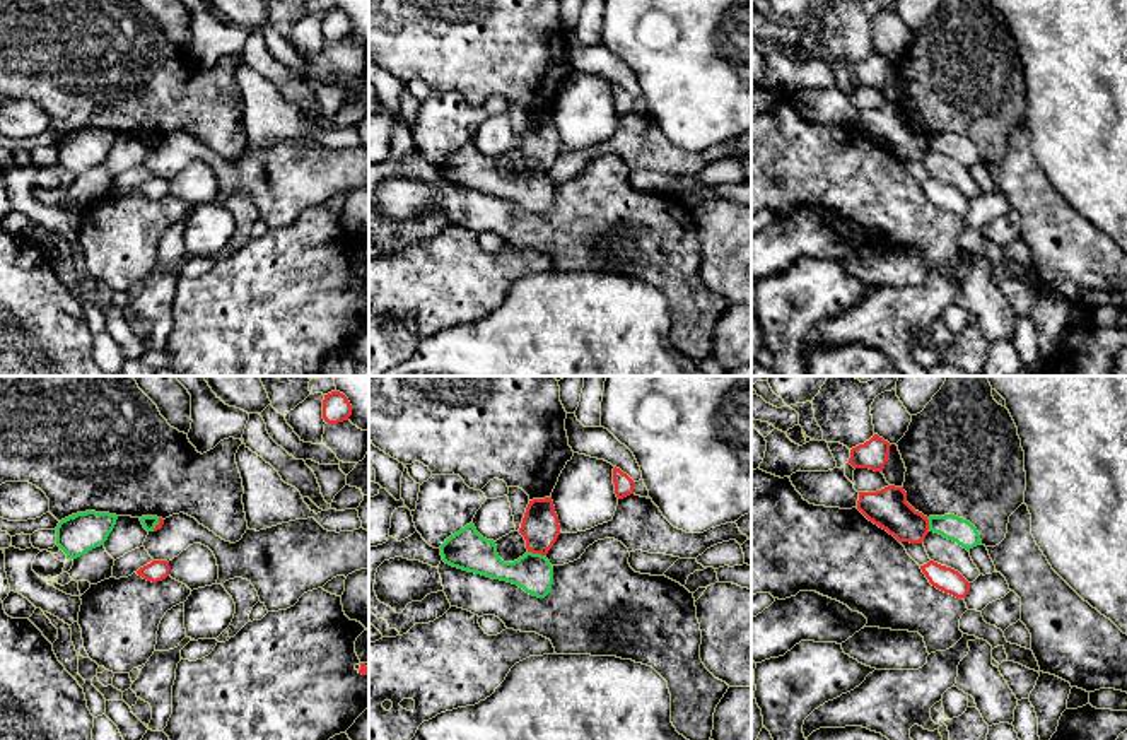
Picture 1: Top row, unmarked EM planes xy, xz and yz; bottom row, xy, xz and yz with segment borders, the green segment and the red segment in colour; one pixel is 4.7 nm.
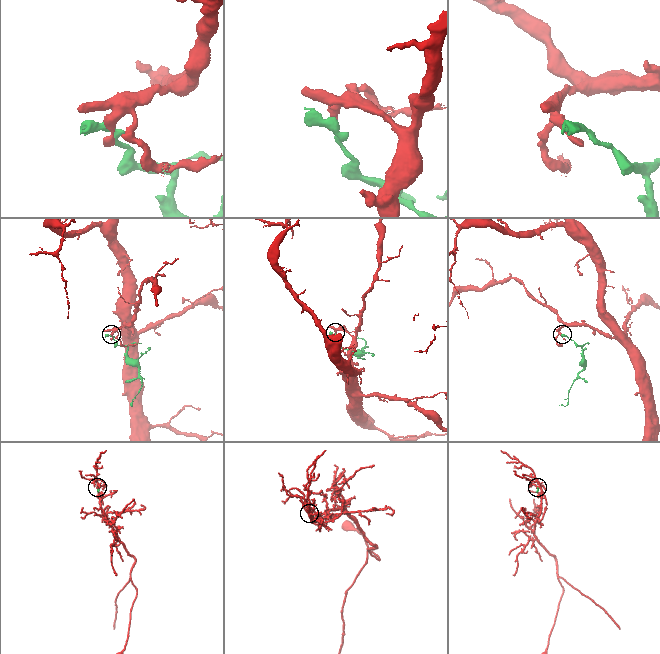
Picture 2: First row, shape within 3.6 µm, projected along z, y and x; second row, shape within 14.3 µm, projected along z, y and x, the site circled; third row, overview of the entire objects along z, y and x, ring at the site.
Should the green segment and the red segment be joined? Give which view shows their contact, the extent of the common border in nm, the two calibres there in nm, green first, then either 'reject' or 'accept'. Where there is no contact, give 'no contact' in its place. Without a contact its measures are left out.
xz | 80 nm | 180/180 nm | reject

